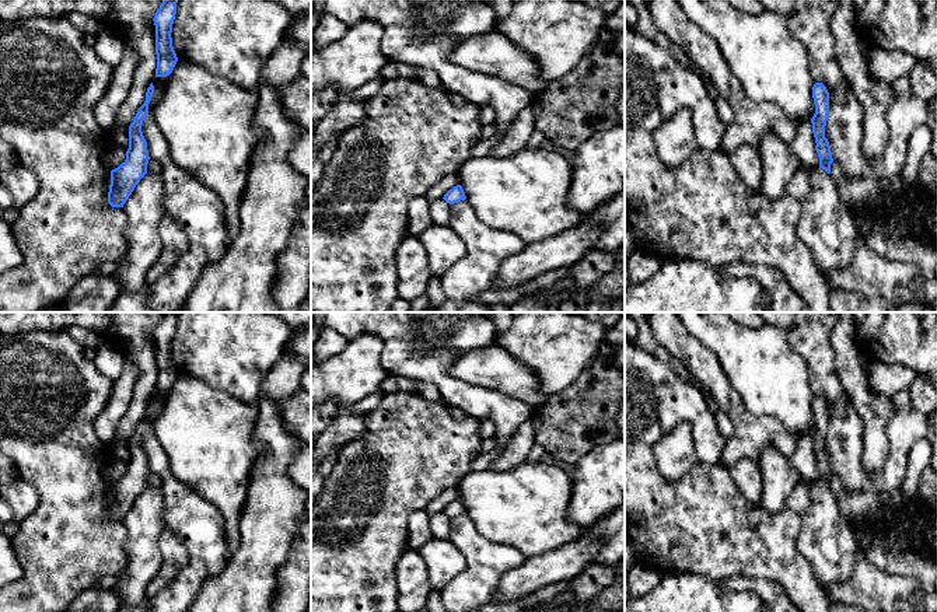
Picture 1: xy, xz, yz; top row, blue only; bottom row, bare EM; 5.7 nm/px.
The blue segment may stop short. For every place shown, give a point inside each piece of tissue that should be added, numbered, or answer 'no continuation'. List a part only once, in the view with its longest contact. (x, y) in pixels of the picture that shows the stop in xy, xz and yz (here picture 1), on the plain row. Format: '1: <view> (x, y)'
no continuation

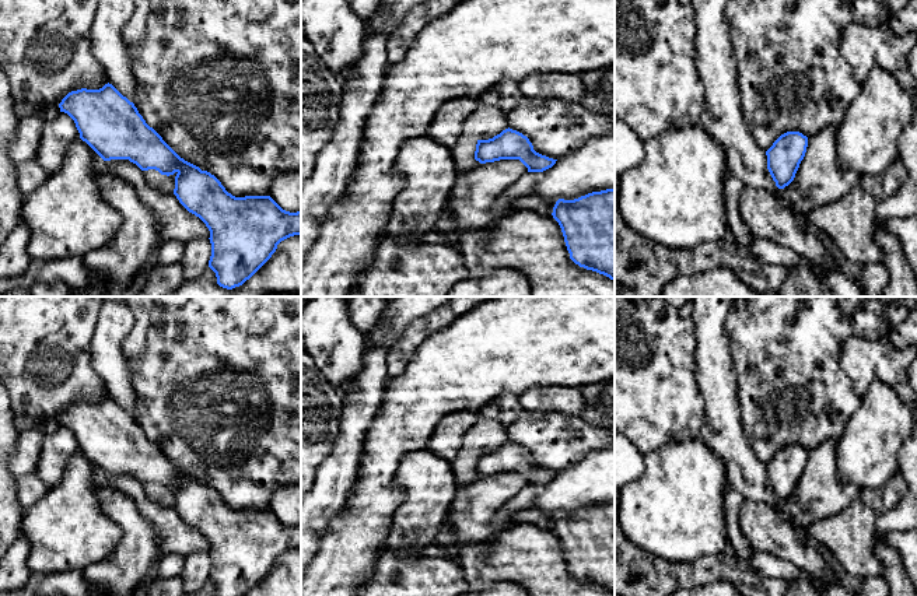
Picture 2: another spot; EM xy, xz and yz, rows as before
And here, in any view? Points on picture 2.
no continuation

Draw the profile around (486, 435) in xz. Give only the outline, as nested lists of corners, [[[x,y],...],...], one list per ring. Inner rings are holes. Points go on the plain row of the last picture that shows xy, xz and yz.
[[[479,411],[475,414],[476,421],[463,437],[463,448],[451,462],[458,485],[466,485],[480,478],[480,476],[475,473],[479,453],[493,452],[508,442],[508,432],[497,420],[484,418]]]

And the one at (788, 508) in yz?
[[[734,297],[693,298],[696,376],[706,402],[706,423],[697,439],[722,457],[727,483],[742,498],[771,505],[795,526],[804,509],[794,494],[784,502],[776,499],[767,483],[766,464],[743,432],[736,374],[724,330],[732,305]]]

